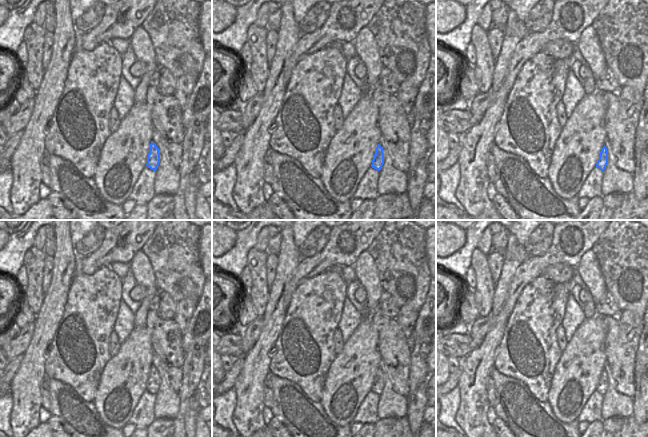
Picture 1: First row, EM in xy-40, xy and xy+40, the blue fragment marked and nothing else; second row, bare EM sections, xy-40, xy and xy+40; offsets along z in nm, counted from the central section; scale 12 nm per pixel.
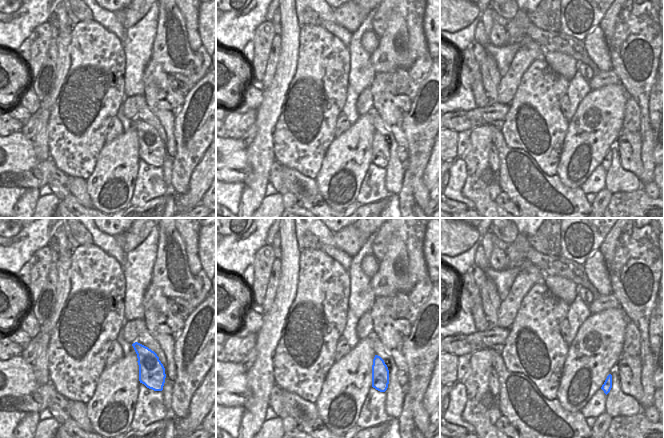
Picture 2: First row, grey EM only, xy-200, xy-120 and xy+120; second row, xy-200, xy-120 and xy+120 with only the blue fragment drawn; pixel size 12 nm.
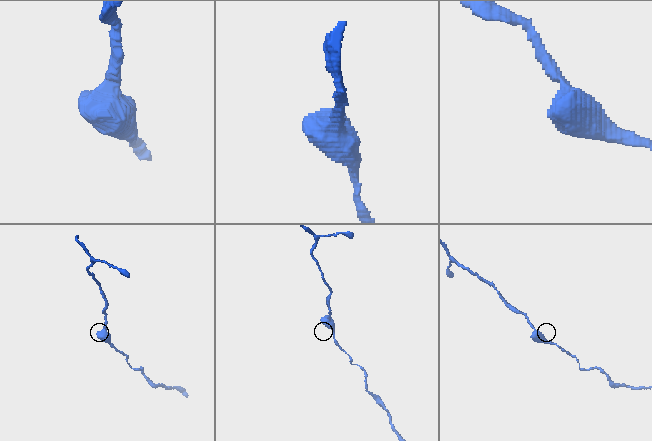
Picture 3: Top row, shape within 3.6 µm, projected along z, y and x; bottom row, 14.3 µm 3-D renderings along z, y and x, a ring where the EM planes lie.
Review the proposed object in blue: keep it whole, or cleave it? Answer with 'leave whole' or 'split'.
split

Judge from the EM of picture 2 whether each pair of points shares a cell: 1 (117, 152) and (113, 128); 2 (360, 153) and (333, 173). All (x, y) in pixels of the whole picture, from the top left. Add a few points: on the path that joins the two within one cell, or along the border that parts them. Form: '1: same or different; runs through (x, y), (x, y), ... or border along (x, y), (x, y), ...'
1: different; border along (124, 131), (105, 144)
2: same; runs through (353, 155), (340, 168)

